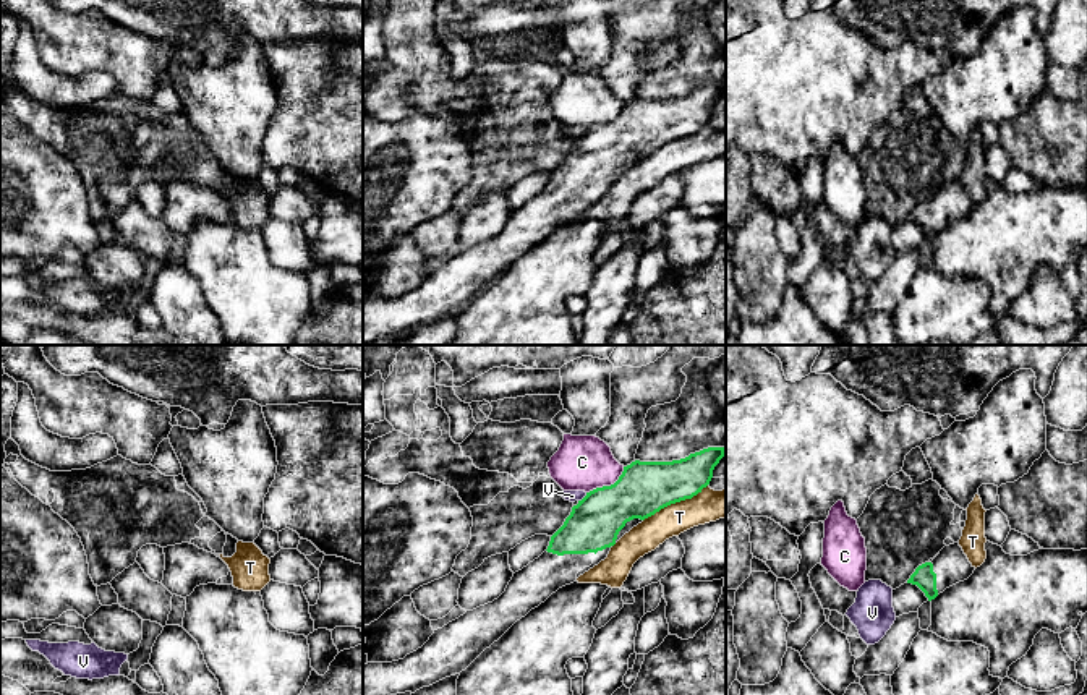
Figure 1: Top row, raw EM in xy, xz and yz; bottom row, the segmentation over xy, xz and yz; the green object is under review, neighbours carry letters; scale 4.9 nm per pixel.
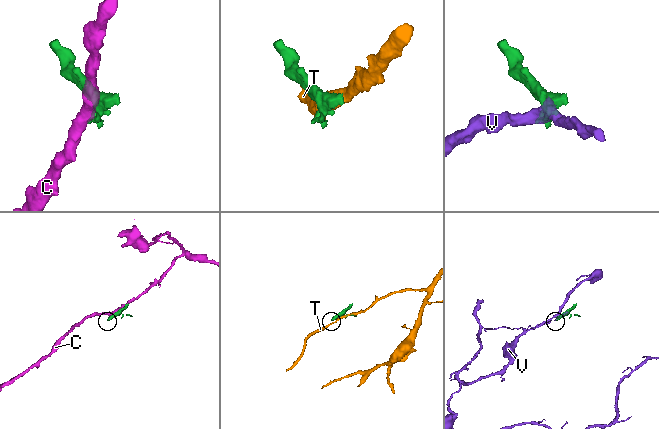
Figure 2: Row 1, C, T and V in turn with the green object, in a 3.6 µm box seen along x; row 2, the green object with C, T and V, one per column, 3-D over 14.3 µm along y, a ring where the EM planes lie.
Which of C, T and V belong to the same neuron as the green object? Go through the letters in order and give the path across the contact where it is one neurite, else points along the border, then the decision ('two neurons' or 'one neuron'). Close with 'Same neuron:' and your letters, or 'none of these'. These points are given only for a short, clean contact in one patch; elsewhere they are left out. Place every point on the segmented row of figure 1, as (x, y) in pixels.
C: border xz (624, 467), (613, 483), (596, 486), (587, 493); two neurons
T: two neurons
V: border xz (587, 493), (579, 501); two neurons
Same neuron: none of these

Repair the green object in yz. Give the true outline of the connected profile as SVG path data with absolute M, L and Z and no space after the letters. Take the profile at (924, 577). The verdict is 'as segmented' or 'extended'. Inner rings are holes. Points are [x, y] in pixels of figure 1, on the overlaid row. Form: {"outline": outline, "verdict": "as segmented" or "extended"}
{"outline": "M954 543L944 546L931 562L919 565L907 583L917 585L931 601L946 588L967 580L974 570L959 543Z", "verdict": "extended"}

